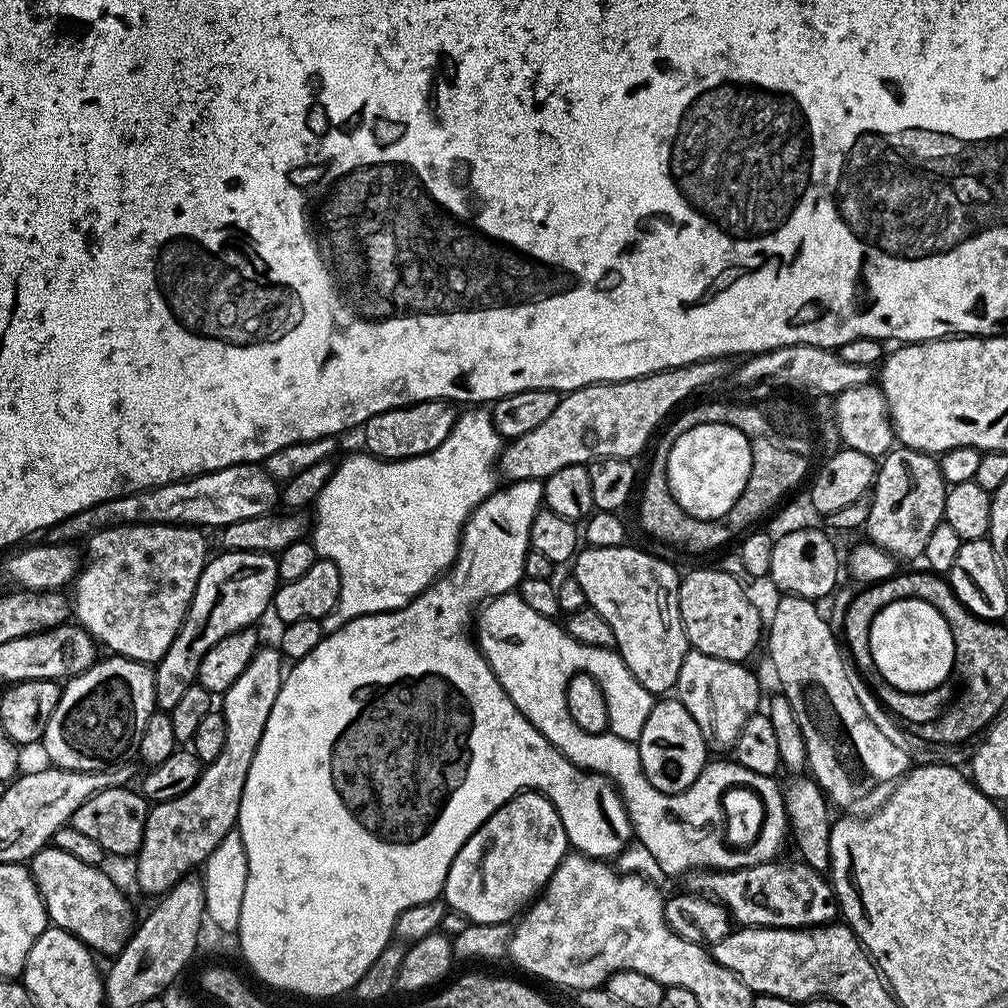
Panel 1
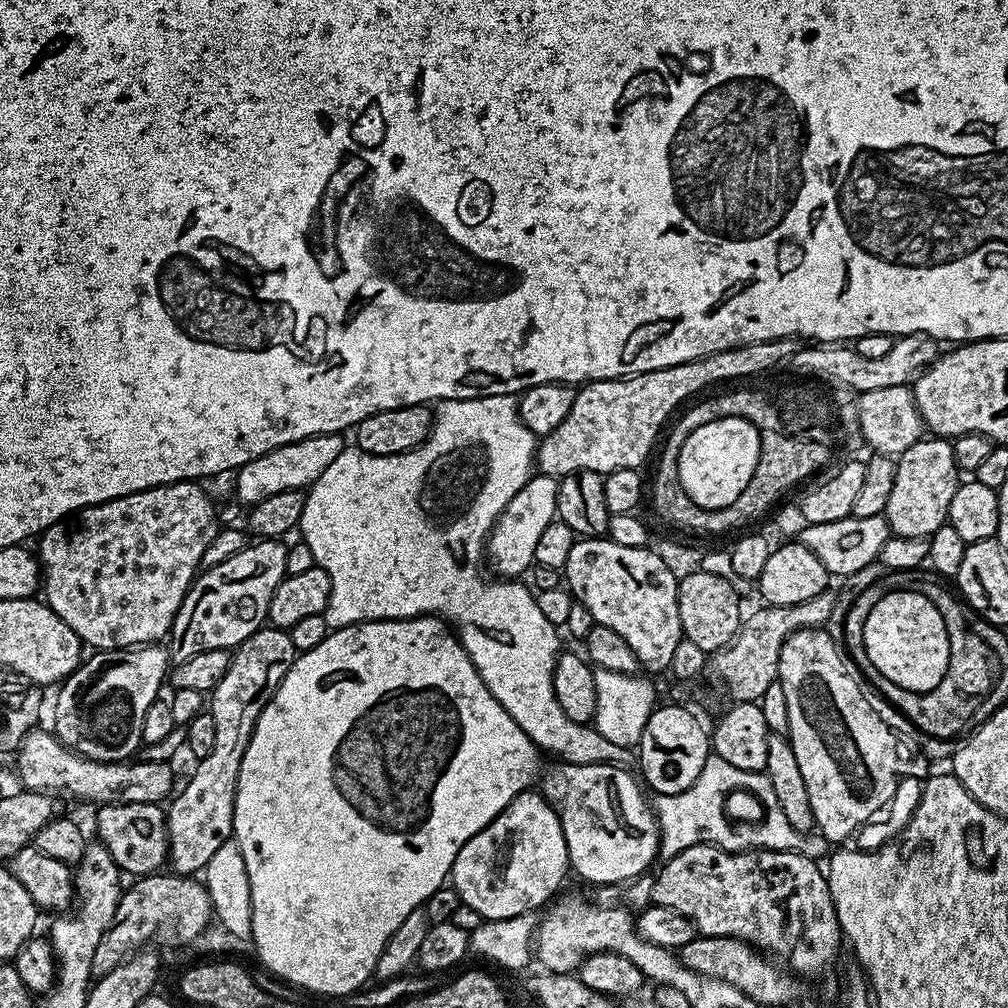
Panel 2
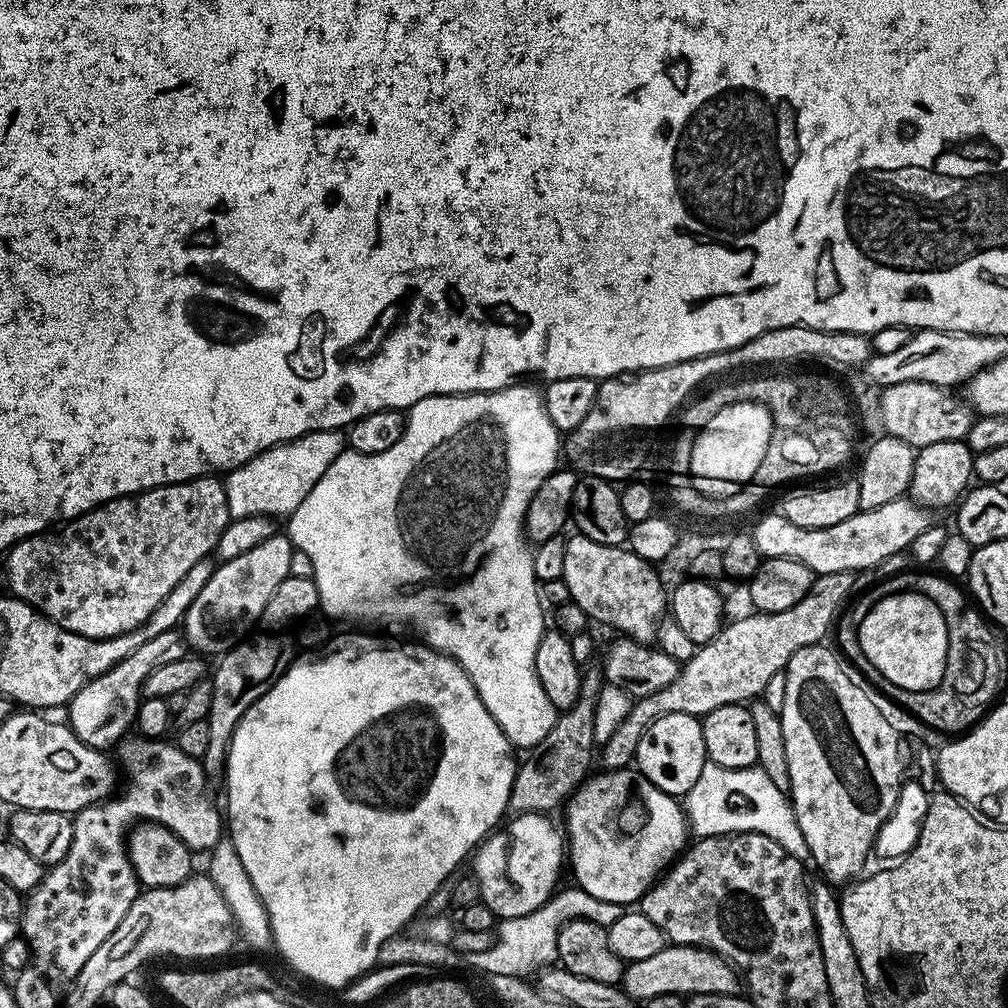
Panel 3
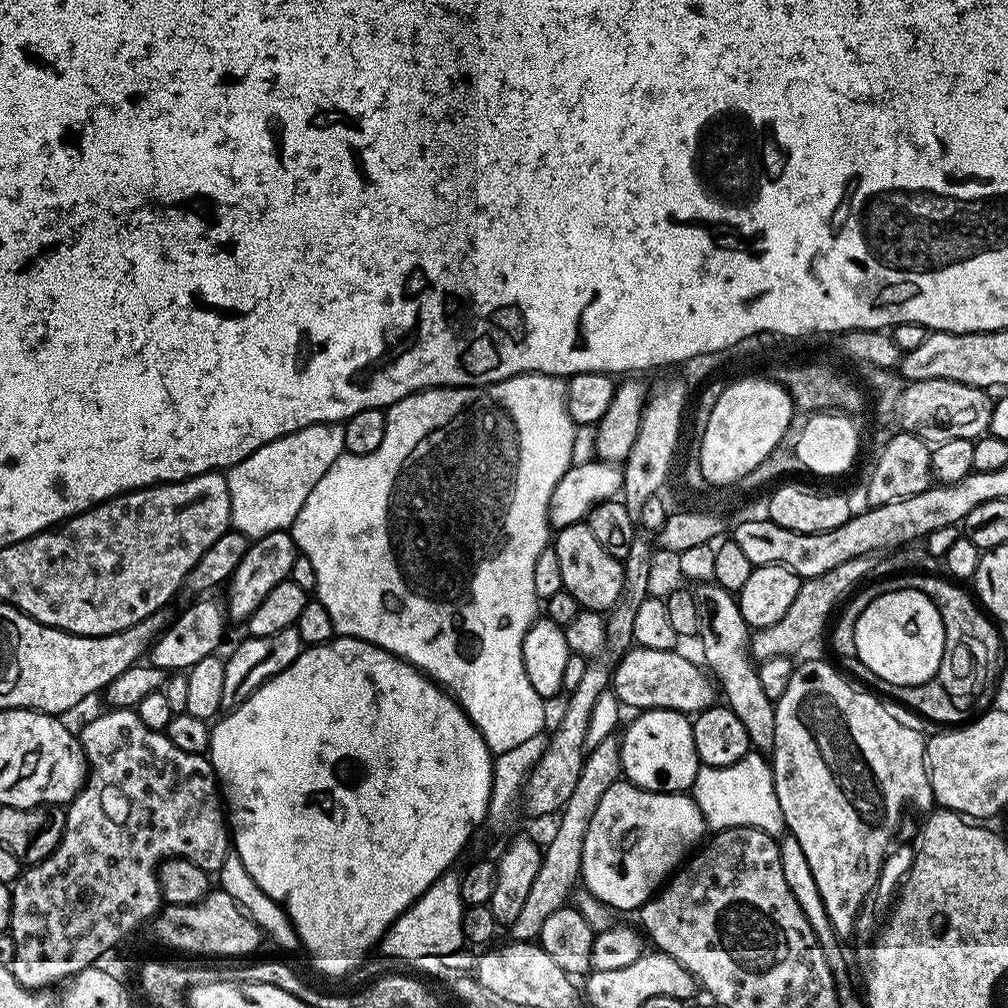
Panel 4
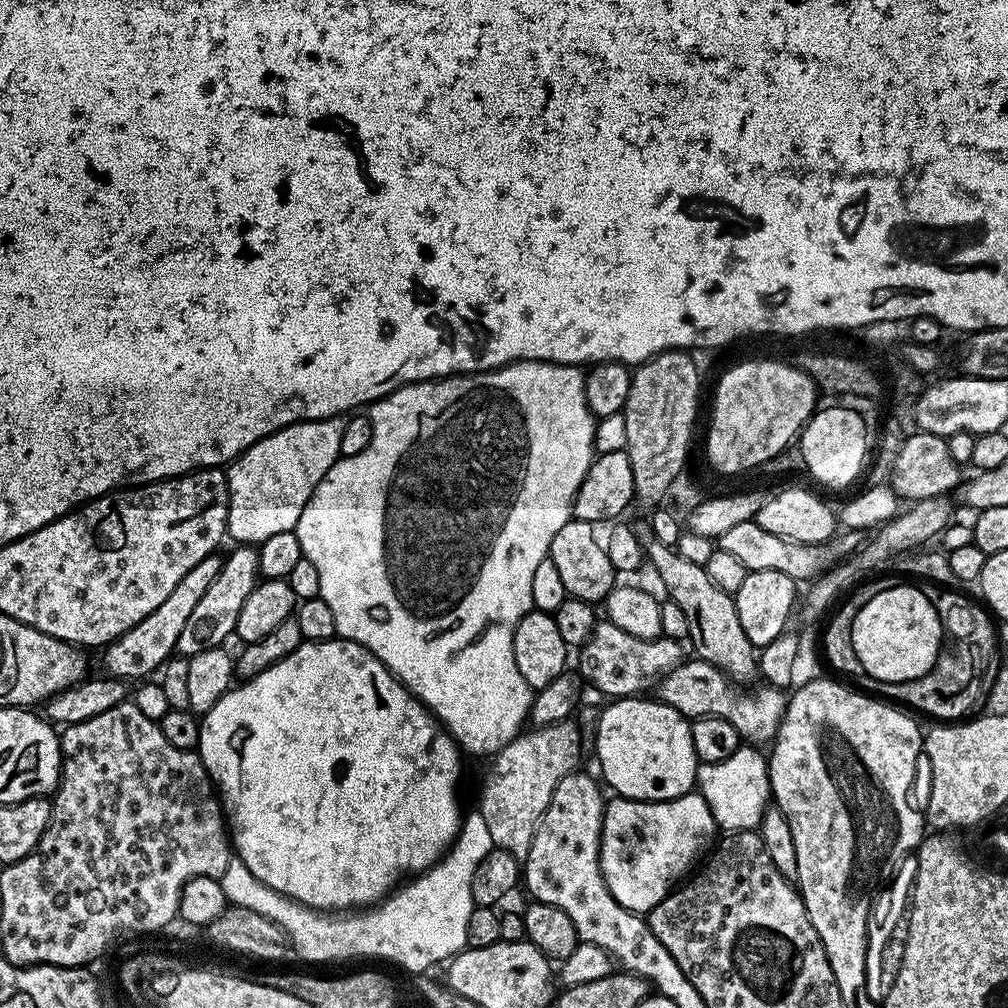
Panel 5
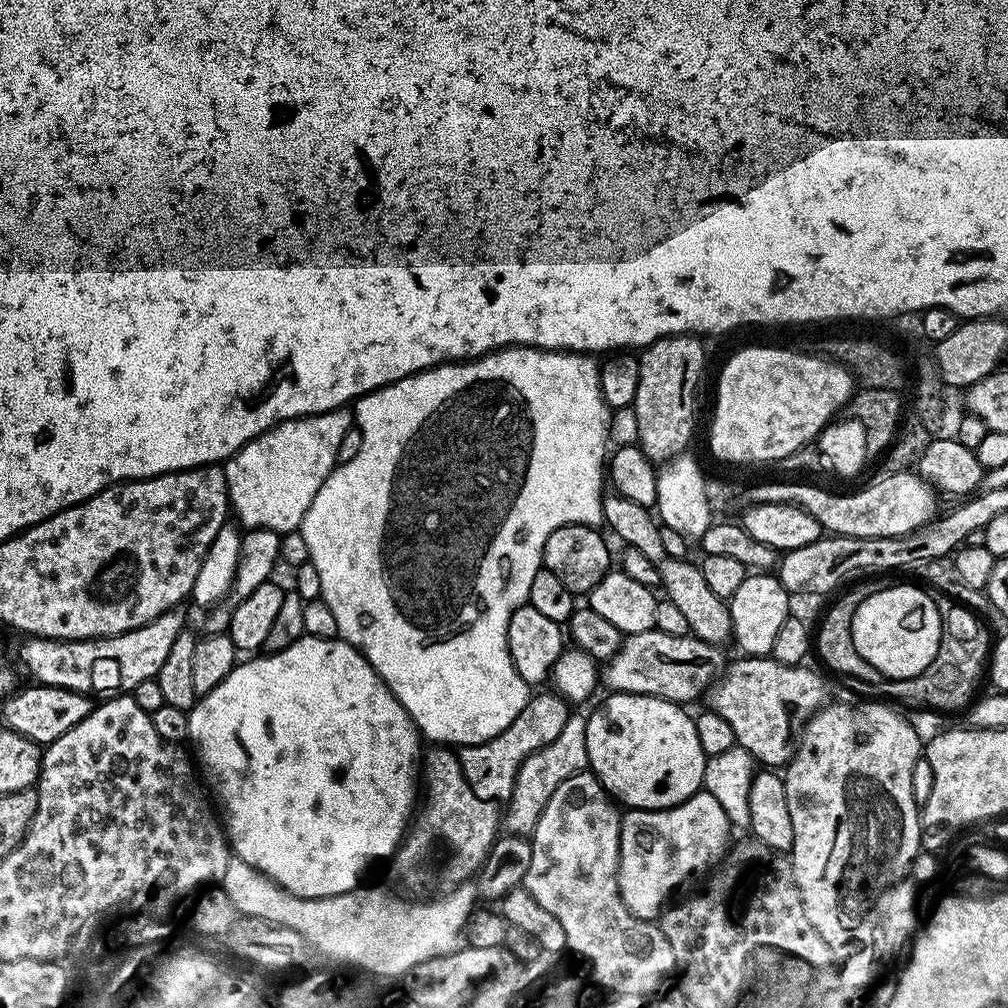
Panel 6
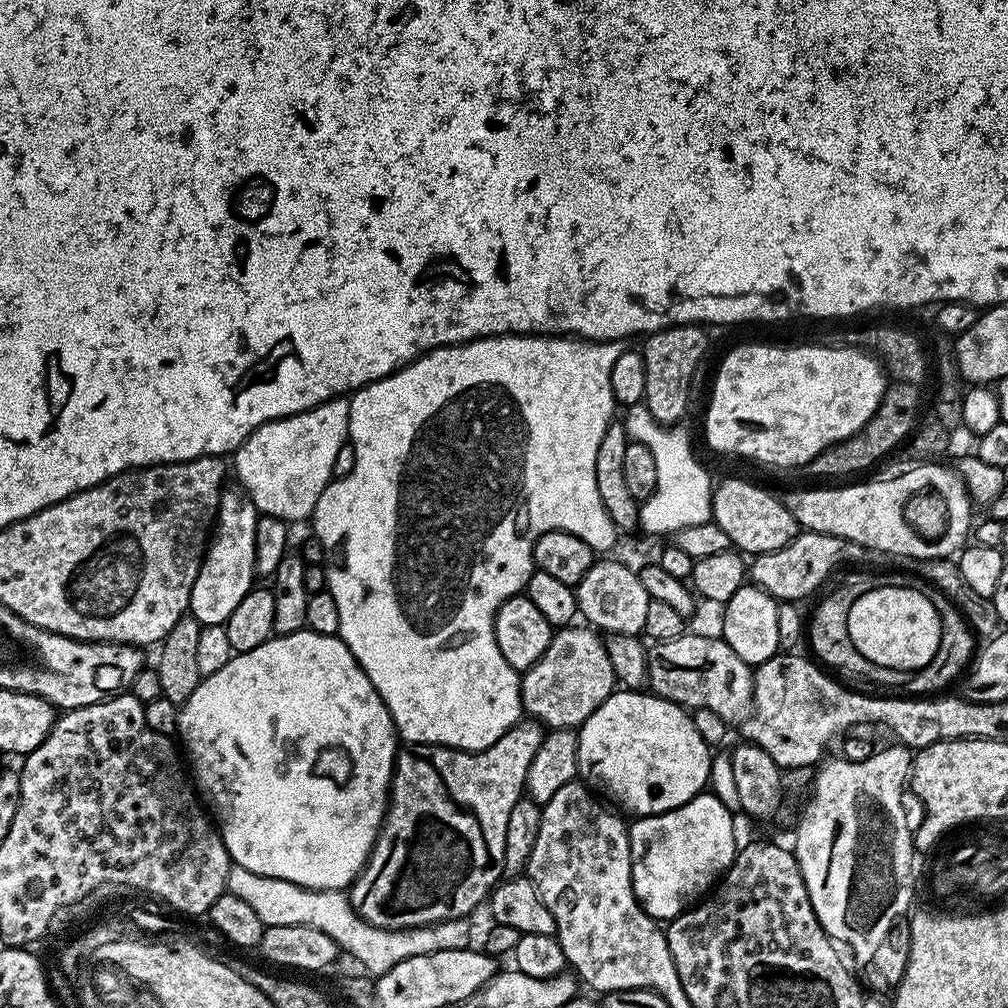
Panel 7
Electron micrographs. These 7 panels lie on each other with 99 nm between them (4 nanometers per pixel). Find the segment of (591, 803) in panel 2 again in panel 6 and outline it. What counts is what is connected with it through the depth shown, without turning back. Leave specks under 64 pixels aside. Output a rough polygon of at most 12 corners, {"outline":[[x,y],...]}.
{"outline":[[703,790],[620,817],[618,886],[655,921],[730,847]]}

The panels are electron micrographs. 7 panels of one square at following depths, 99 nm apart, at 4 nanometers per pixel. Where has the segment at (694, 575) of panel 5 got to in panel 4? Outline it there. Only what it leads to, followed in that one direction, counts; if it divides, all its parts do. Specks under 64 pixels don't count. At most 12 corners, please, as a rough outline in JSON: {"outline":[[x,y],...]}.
{"outline":[[692,592],[703,663],[761,754],[776,705],[762,691],[740,601]]}

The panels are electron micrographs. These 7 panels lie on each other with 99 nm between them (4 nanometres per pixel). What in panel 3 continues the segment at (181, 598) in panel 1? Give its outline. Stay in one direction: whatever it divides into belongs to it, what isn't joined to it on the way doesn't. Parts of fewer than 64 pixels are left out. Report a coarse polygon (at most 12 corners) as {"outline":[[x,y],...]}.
{"outline":[[215,475],[119,496],[6,553],[11,595],[105,640],[229,519]]}

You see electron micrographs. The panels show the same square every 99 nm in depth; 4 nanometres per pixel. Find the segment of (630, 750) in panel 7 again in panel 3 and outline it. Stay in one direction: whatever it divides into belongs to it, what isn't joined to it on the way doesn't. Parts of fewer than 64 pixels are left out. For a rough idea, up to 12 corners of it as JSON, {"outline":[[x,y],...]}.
{"outline":[[666,714],[642,734],[634,764],[668,796],[699,785],[701,721]]}

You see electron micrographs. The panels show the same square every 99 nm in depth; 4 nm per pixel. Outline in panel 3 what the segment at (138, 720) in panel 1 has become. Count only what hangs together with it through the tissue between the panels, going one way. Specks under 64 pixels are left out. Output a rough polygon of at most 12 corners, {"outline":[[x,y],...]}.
{"outline":[[173,630],[86,682],[66,705],[82,743],[111,749],[133,731],[144,679],[185,655]]}

